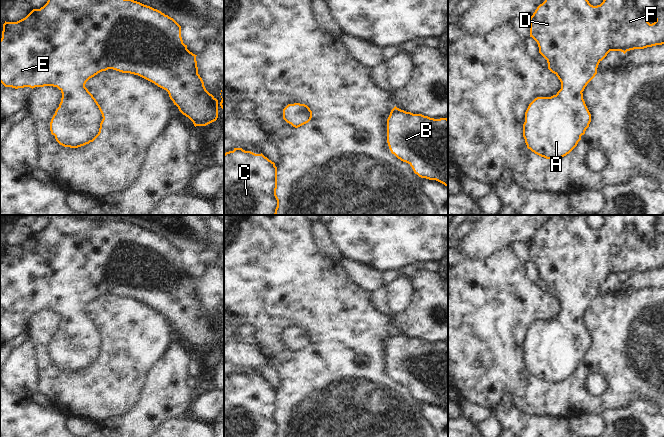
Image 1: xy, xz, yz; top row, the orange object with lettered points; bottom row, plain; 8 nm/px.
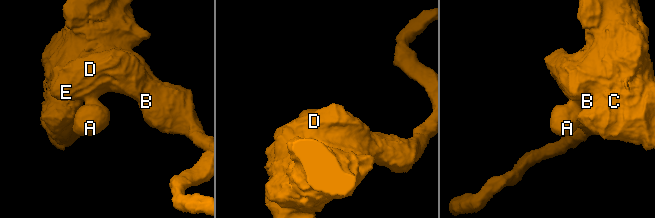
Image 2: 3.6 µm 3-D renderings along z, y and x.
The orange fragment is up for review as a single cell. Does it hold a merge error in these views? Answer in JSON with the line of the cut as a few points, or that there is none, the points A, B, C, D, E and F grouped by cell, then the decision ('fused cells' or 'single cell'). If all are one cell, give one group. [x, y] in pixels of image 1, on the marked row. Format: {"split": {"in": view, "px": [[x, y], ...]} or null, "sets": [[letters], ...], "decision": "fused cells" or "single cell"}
{"split": null, "sets": [["A", "B", "C", "D", "E", "F"]], "decision": "single cell"}

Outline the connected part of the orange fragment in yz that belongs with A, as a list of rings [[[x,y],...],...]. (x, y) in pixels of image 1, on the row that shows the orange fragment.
[[[545,0],[540,4],[530,20],[530,37],[538,44],[539,53],[547,60],[548,69],[554,73],[561,82],[561,89],[556,95],[551,97],[537,97],[528,106],[525,112],[525,122],[523,124],[523,137],[527,148],[535,154],[546,159],[560,159],[569,154],[581,140],[581,136],[585,134],[586,129],[591,122],[591,114],[583,99],[583,91],[587,84],[597,74],[599,63],[607,56],[610,51],[621,51],[624,54],[634,49],[644,49],[656,45],[664,44],[664,0],[603,0],[600,5],[593,6],[588,0]]]

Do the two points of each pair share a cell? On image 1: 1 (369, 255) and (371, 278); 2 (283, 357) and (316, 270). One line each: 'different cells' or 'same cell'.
1: different cells
2: same cell

